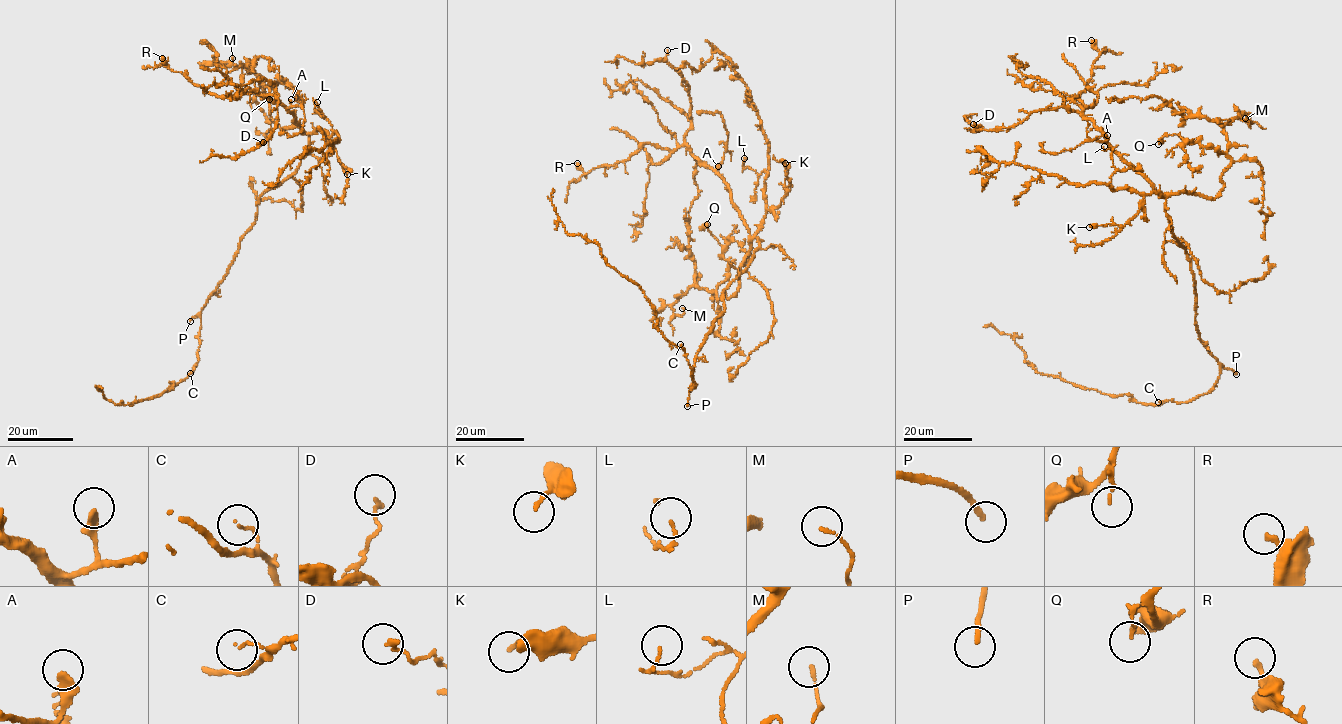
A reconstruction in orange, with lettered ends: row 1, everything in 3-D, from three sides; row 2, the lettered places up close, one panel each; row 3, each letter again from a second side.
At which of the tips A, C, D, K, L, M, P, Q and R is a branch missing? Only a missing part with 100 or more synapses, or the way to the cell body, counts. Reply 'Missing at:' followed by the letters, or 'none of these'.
Missing at: P

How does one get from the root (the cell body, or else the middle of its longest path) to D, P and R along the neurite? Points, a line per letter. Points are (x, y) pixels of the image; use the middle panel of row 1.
D: (723, 312), (722, 293), (758, 242), (729, 187), (684, 141), (689, 86), (664, 61), (667, 50)
P: (723, 312), (713, 321), (712, 331), (695, 359), (687, 406)
R: (723, 312), (722, 293), (759, 245), (718, 174), (684, 146), (643, 144), (587, 174), (577, 163)

